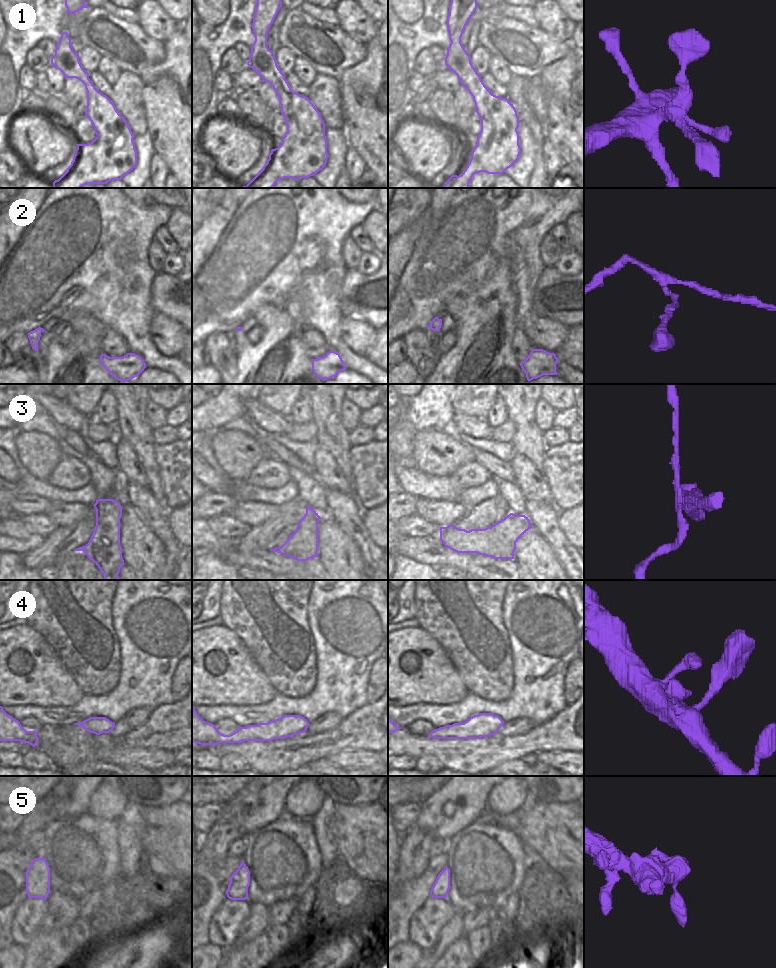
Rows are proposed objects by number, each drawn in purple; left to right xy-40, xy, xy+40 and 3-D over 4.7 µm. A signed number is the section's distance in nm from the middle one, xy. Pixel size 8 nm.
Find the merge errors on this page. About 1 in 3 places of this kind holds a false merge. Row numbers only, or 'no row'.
3

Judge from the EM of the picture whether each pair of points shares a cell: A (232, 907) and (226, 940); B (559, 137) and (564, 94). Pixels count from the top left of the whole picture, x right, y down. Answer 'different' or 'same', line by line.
A: same
B: same

